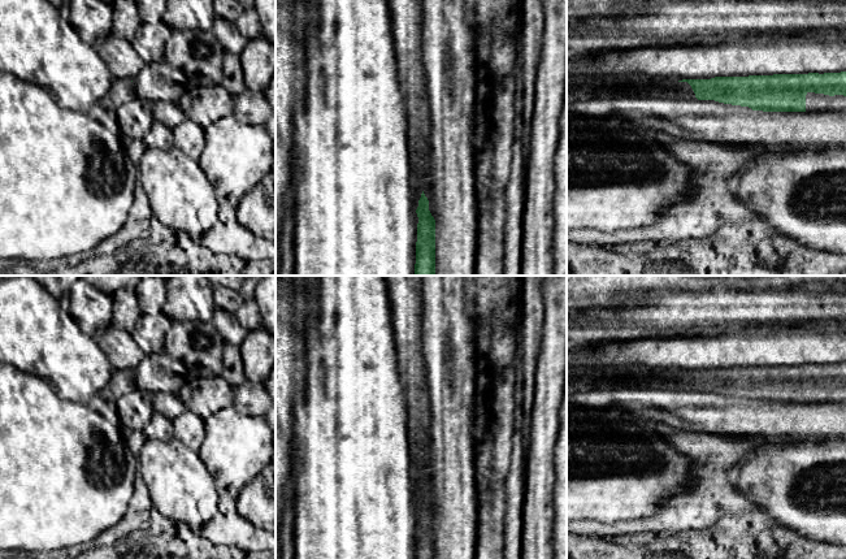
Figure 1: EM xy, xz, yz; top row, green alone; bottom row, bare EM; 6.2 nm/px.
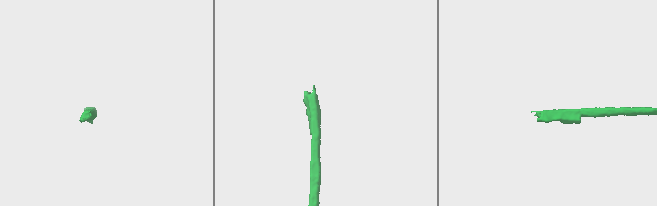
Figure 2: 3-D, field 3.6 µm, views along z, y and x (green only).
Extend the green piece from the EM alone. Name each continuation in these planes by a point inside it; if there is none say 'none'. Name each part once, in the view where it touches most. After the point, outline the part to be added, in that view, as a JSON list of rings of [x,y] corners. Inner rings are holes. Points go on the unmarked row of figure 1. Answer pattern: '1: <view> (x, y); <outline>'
1: yz (675, 381); [[[671,373],[665,377],[645,378],[568,378],[567,395],[602,389],[635,389],[650,387],[663,390],[697,390],[691,377],[687,373]]]

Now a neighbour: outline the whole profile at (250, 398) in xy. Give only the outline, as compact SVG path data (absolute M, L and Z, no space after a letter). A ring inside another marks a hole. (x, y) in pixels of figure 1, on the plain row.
M246 381L233 389L233 406L243 415L265 416L272 406L272 398L264 382Z

